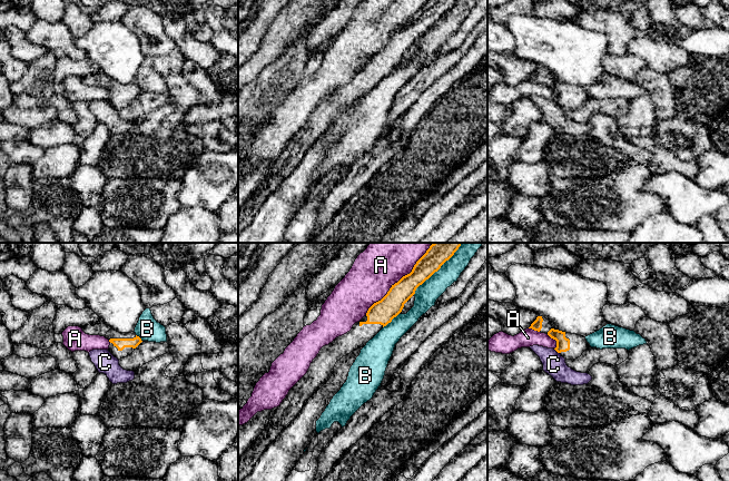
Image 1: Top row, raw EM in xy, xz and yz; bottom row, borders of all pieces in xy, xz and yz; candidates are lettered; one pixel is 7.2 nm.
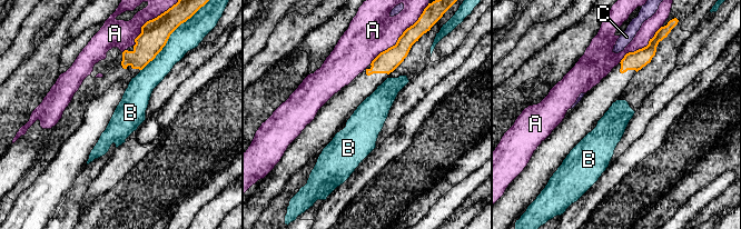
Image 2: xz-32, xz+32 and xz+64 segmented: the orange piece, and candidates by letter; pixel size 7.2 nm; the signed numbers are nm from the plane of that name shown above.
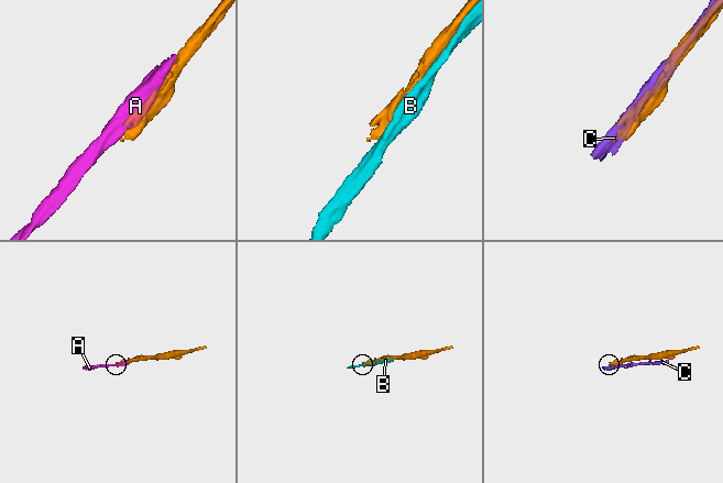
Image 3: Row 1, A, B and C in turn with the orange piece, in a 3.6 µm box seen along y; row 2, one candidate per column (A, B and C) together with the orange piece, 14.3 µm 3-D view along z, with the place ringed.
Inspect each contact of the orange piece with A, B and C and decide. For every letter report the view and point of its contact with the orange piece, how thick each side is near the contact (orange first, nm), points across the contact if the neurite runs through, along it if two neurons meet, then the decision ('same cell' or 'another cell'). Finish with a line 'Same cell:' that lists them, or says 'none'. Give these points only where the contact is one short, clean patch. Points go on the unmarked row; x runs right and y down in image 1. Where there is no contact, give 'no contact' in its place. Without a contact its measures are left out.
A: meets orange in xz at (397, 32); 170 nm thick on the orange side, 320 nm on the other; another cell
B: meets orange in xz at (434, 22); 160 nm thick on the orange side, 160 nm on the other; another cell
C: meets orange in yz at (557, 101); 100 nm thick on the orange side, 160 nm on the other; border along yz (553, 99), (559, 104); another cell
Same cell: none

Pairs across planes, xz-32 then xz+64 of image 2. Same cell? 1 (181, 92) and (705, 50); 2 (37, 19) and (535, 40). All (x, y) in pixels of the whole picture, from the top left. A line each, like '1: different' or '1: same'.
1: different
2: same

